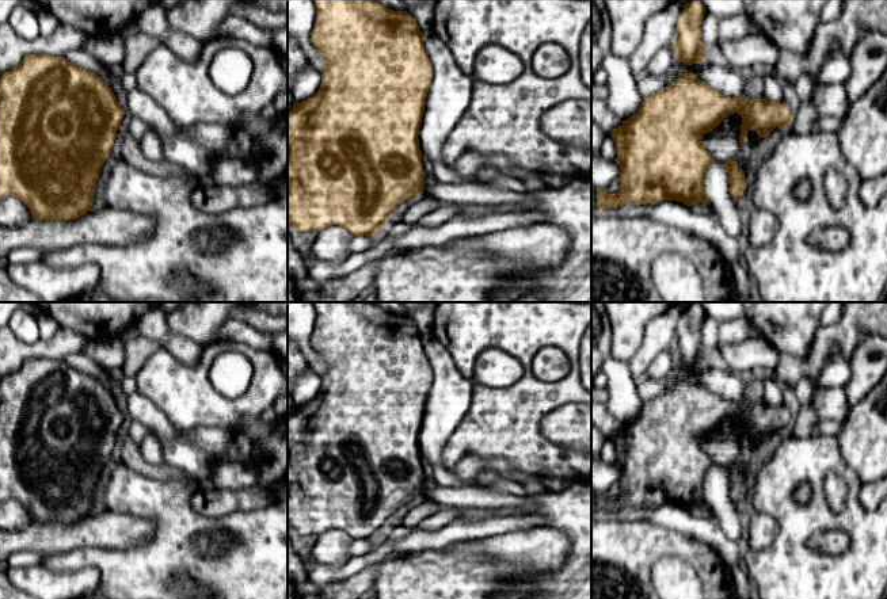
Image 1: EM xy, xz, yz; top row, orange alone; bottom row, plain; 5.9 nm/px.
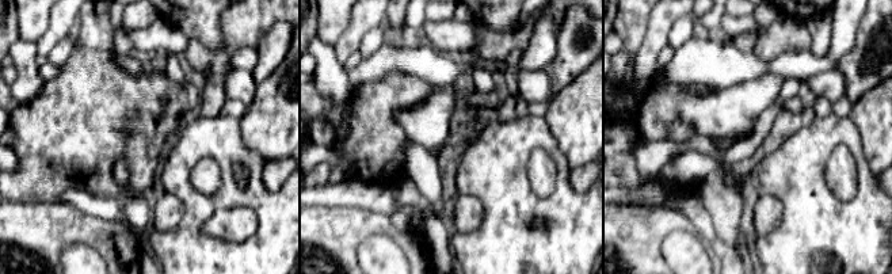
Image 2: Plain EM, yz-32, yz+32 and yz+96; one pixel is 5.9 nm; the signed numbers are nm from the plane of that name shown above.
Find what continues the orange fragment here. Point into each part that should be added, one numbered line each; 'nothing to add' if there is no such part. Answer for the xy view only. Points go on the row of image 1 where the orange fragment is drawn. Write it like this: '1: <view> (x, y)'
nothing to add

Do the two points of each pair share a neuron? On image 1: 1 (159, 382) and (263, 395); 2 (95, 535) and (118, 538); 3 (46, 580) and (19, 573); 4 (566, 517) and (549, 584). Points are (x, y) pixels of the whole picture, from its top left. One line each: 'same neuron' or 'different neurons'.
1: same neuron
2: same neuron
3: same neuron
4: same neuron

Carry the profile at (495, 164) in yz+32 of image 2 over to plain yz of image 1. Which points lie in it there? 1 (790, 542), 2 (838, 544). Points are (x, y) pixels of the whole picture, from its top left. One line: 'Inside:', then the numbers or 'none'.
Inside: 1

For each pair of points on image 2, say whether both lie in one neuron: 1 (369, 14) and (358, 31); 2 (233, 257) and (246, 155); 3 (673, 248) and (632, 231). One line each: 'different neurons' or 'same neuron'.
1: same neuron
2: same neuron
3: different neurons

